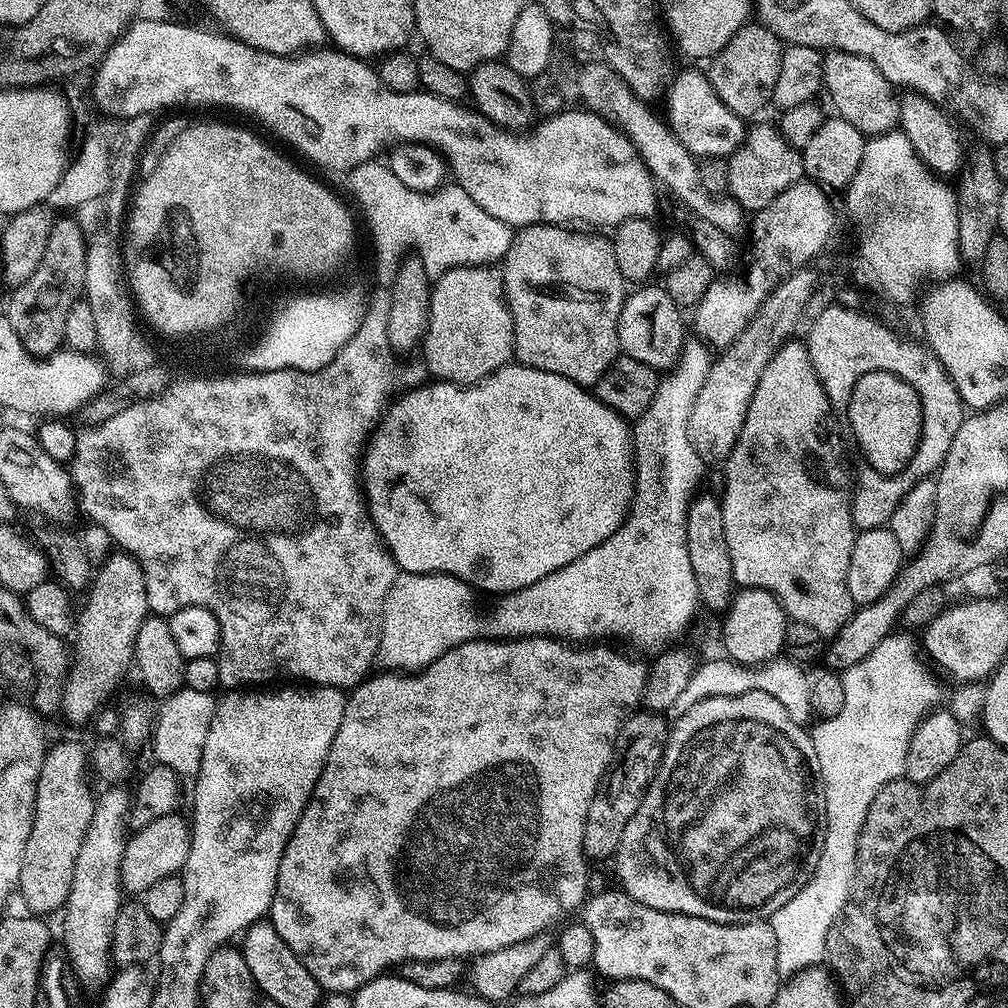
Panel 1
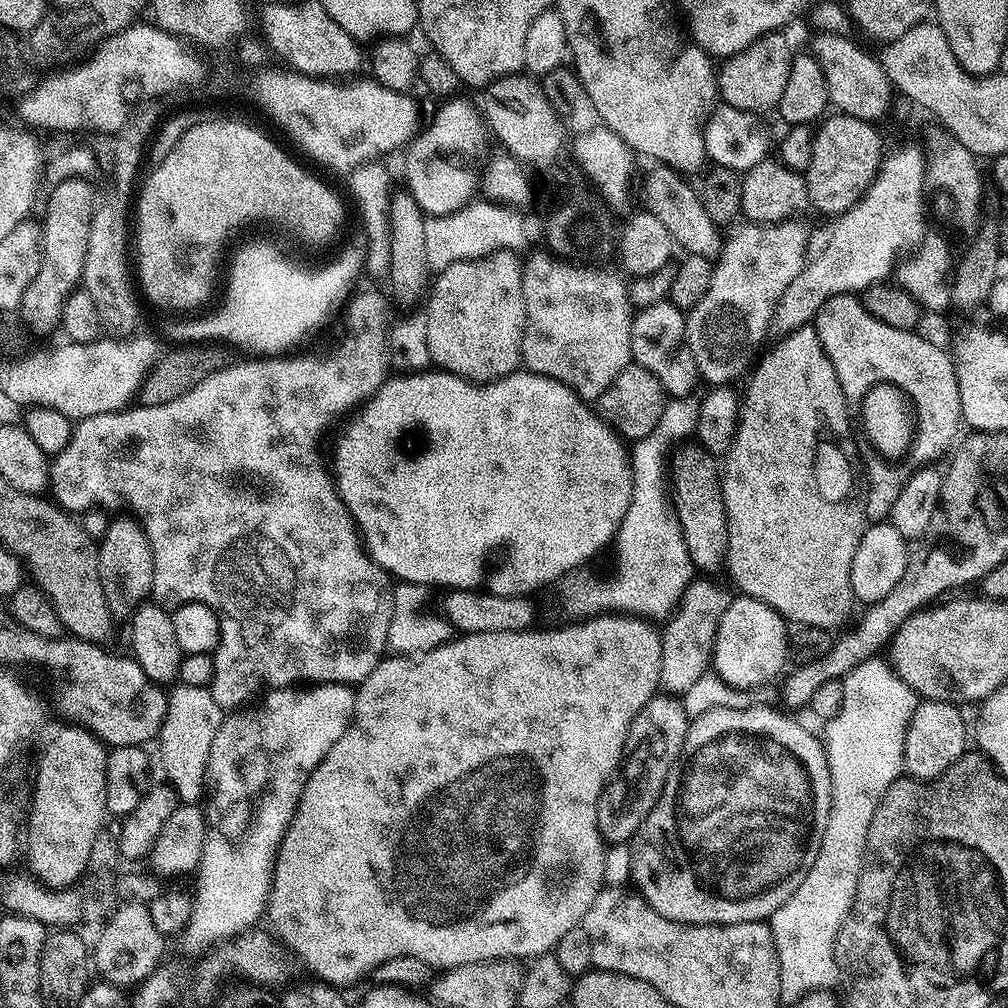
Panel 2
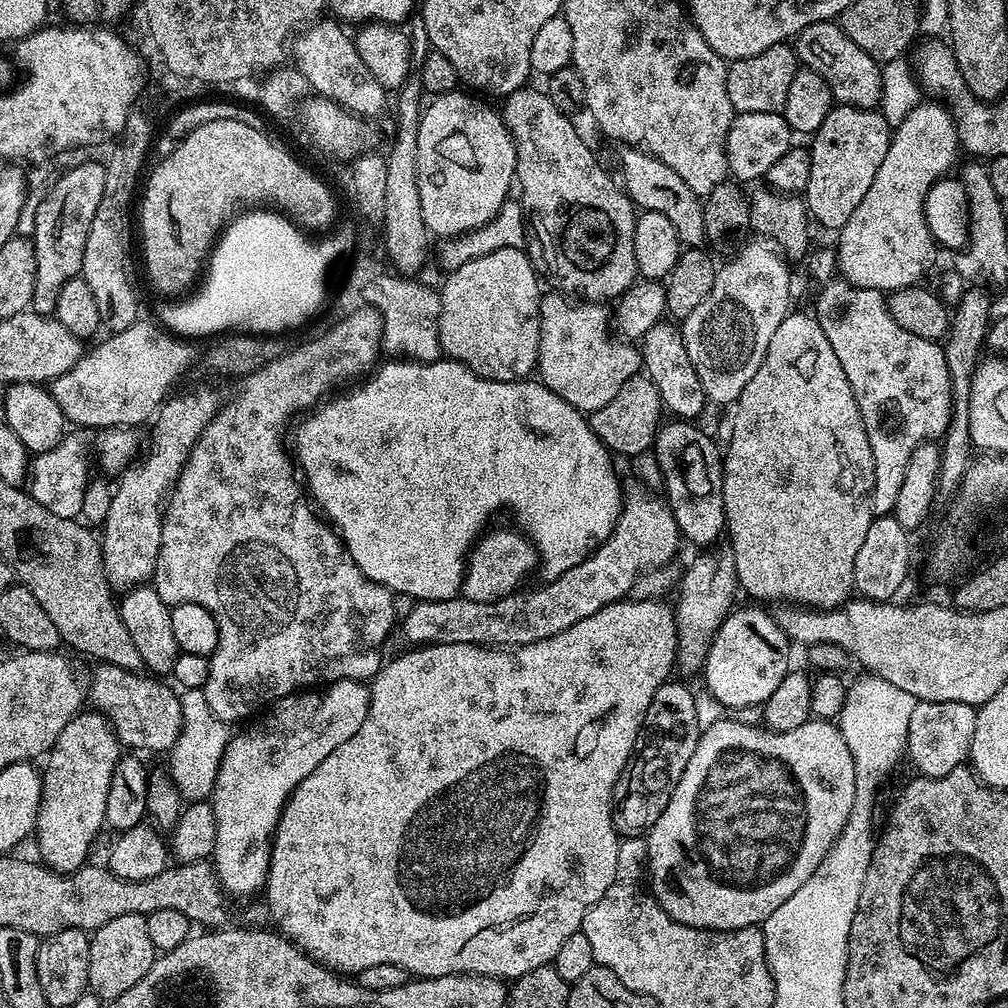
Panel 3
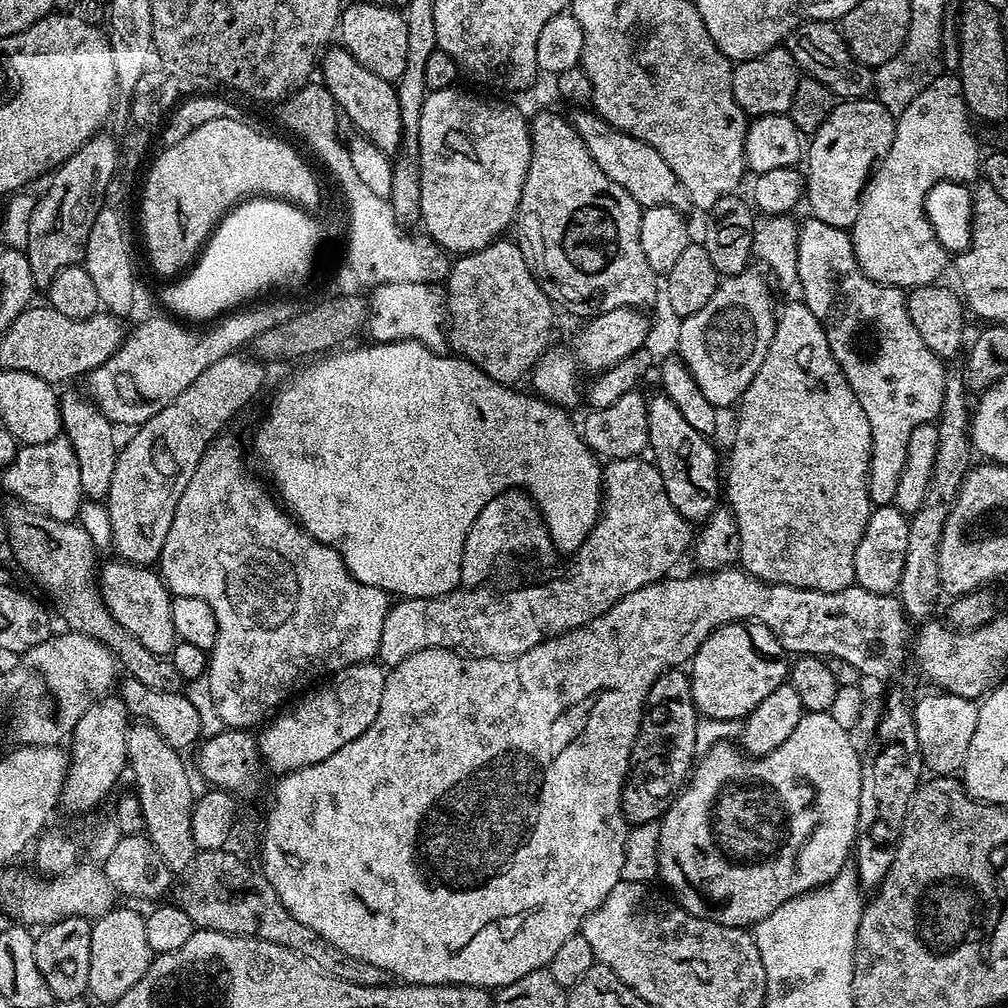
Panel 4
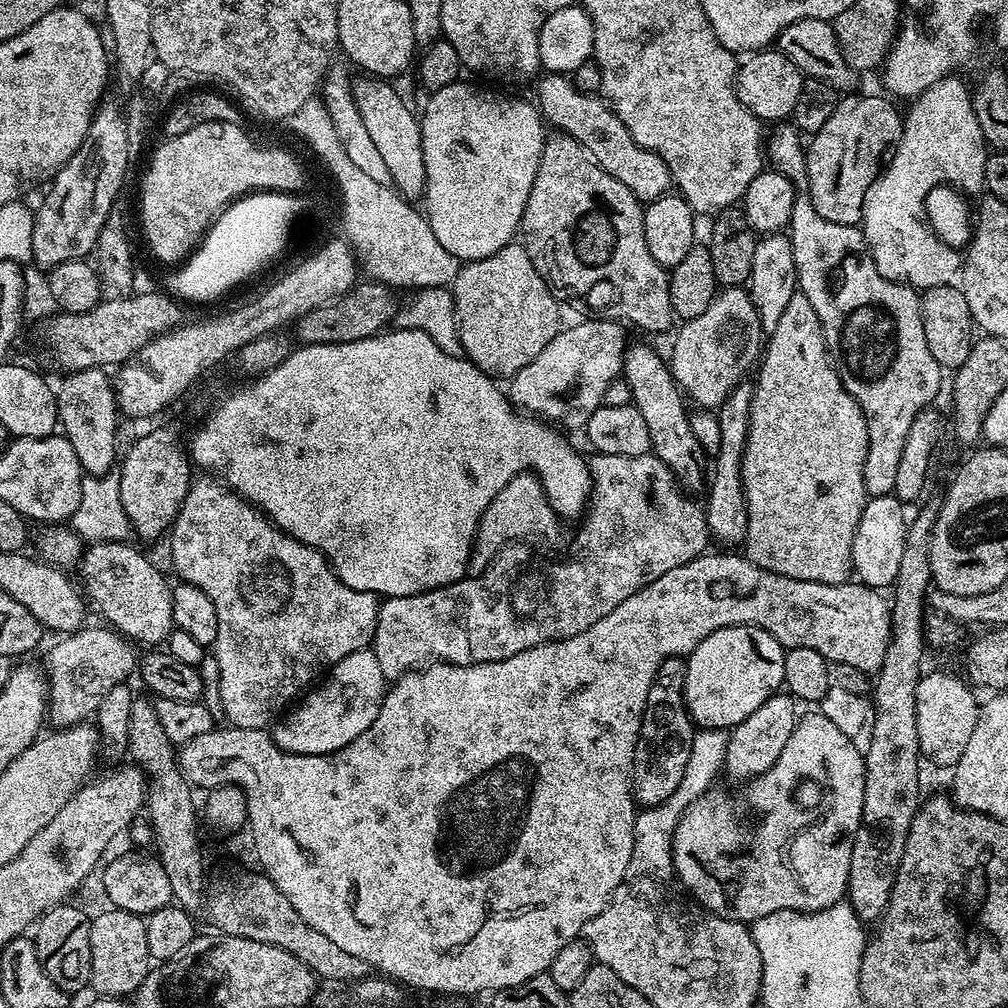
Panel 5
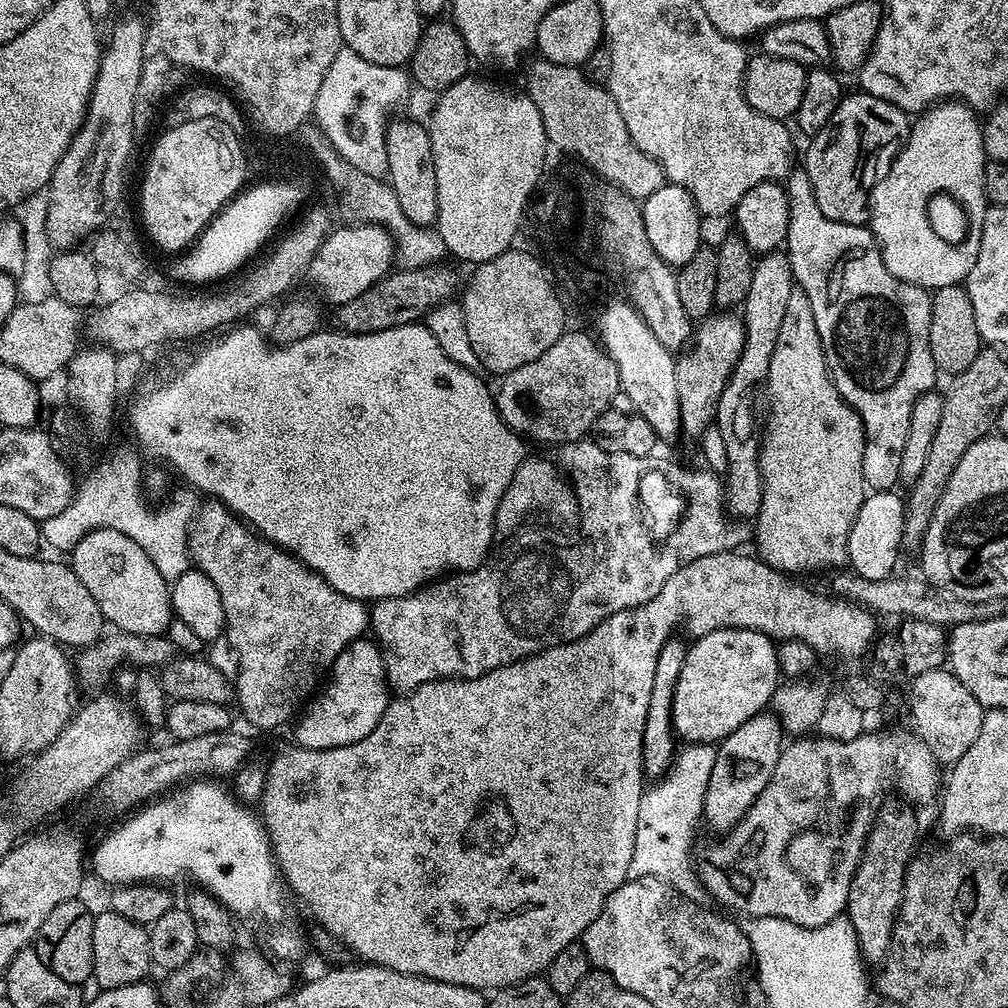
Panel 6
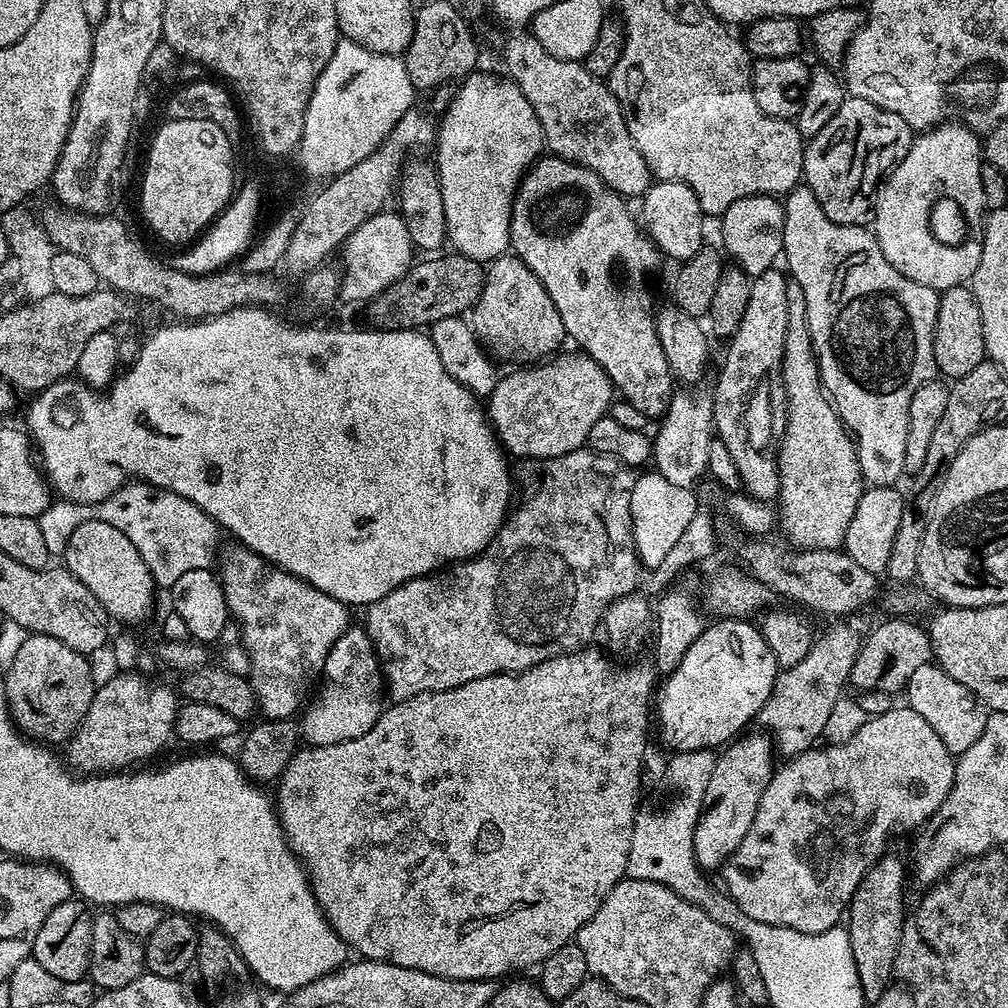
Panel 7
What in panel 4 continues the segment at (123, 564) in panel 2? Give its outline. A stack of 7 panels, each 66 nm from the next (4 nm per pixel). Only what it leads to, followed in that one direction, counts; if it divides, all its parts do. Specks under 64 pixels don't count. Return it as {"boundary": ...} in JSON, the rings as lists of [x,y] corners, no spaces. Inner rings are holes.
{"boundary":[[[237,354],[218,358],[214,366],[206,366],[170,406],[158,410],[154,418],[139,425],[128,441],[116,453],[114,478],[110,478],[110,490],[106,497],[110,530],[112,531],[111,547],[116,547],[115,555],[128,564],[152,566],[159,561],[162,546],[166,546],[166,534],[170,534],[170,522],[174,522],[174,510],[178,498],[190,486],[190,478],[198,470],[198,462],[208,445],[225,431],[231,416],[236,416],[256,395],[264,384],[265,365],[251,354]]]}

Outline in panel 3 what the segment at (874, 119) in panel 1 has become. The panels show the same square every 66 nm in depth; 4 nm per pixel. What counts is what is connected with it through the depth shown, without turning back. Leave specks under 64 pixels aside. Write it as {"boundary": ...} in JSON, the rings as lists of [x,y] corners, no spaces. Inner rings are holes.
{"boundary":[[[823,20],[806,26],[794,37],[794,51],[797,61],[803,67],[817,72],[826,82],[826,86],[830,86],[832,99],[836,104],[849,104],[855,108],[876,108],[879,105],[882,98],[881,65],[874,58],[870,58],[870,54],[866,54],[866,50],[854,46],[854,42],[850,42],[847,34],[840,29],[839,23]]]}

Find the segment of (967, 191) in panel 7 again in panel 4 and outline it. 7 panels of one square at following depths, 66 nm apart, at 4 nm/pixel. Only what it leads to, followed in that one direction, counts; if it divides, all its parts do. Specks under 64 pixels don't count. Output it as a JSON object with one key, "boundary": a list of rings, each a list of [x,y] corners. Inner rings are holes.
{"boundary":[[[956,74],[936,76],[934,82],[930,82],[930,86],[926,86],[926,90],[922,90],[922,94],[918,94],[918,98],[914,98],[914,102],[910,102],[910,106],[896,116],[894,142],[890,142],[890,150],[868,177],[868,184],[860,196],[858,218],[850,229],[858,266],[874,282],[911,290],[937,283],[947,268],[949,271],[950,253],[935,237],[934,228],[927,220],[924,203],[927,192],[936,183],[942,183],[943,180],[972,182],[981,175],[982,151],[972,133],[972,124],[974,120],[964,101],[960,77]]]}

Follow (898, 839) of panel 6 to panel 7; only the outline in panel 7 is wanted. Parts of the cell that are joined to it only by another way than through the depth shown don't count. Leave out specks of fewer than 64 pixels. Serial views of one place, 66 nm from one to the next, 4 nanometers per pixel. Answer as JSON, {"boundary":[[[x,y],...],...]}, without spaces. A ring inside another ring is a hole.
{"boundary":[[[893,850],[885,851],[884,855],[873,864],[852,896],[852,902],[846,913],[846,931],[850,938],[850,946],[854,950],[854,966],[858,970],[858,982],[862,986],[865,1005],[871,1006],[886,994],[886,990],[893,987],[896,955],[900,945],[900,935],[904,929],[906,911],[904,912],[904,872],[906,876],[906,860]]]}

